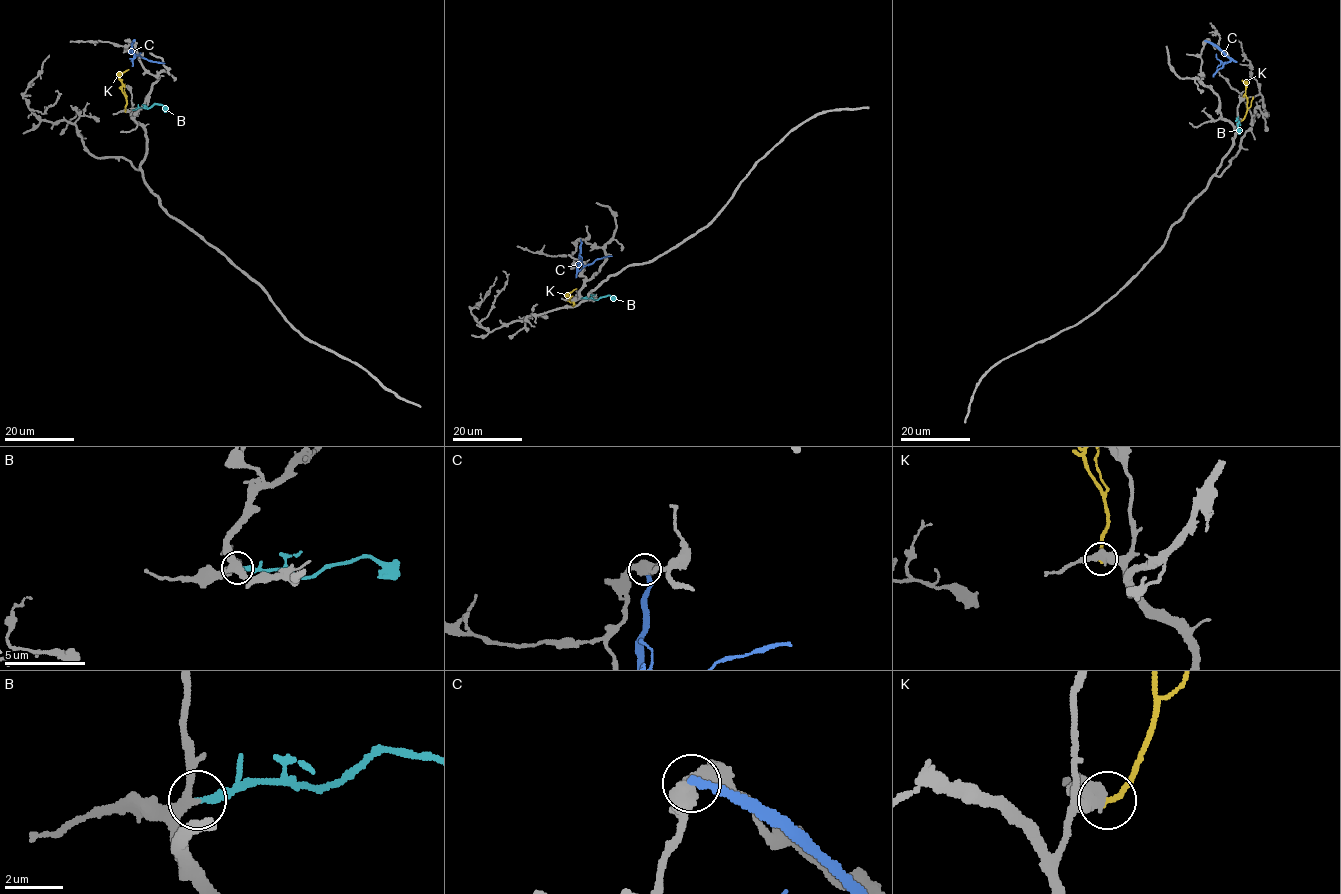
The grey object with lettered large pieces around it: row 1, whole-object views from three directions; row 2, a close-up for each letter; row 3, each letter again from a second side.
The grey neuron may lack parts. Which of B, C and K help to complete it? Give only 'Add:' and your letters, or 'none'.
Add: B

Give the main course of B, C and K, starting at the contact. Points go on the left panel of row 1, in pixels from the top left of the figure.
B: (133, 109), (161, 104), (167, 111)
C: (133, 40), (130, 51), (164, 63)
K: (125, 111), (119, 76), (129, 69)

